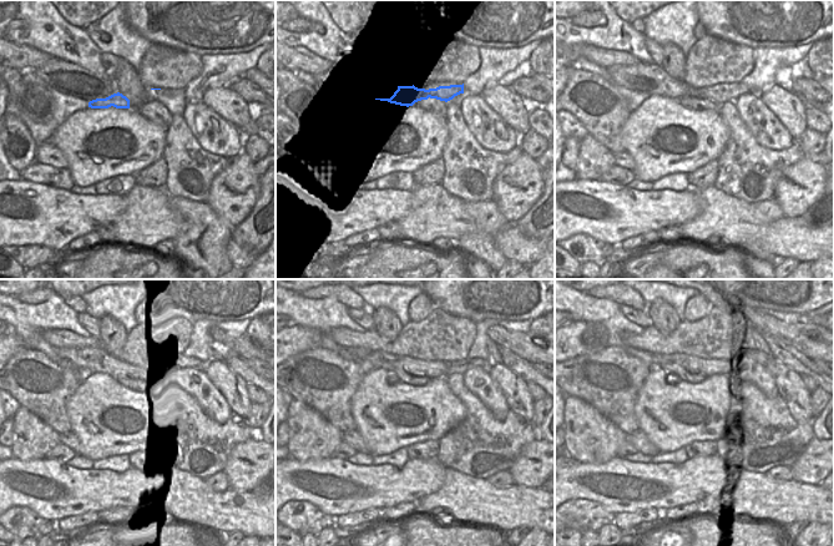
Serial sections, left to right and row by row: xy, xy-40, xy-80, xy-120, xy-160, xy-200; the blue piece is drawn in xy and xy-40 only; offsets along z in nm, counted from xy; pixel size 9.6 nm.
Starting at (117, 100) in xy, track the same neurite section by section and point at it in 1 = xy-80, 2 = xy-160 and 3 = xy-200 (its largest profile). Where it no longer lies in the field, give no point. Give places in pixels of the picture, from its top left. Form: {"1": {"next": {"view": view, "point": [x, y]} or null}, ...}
{"1": {"next": {"view": "xy-80", "point": [719, 94]}}, "2": {"next": {"view": "xy-160", "point": [431, 369]}}, "3": {"next": {"view": "xy-200", "point": [707, 368]}}}

